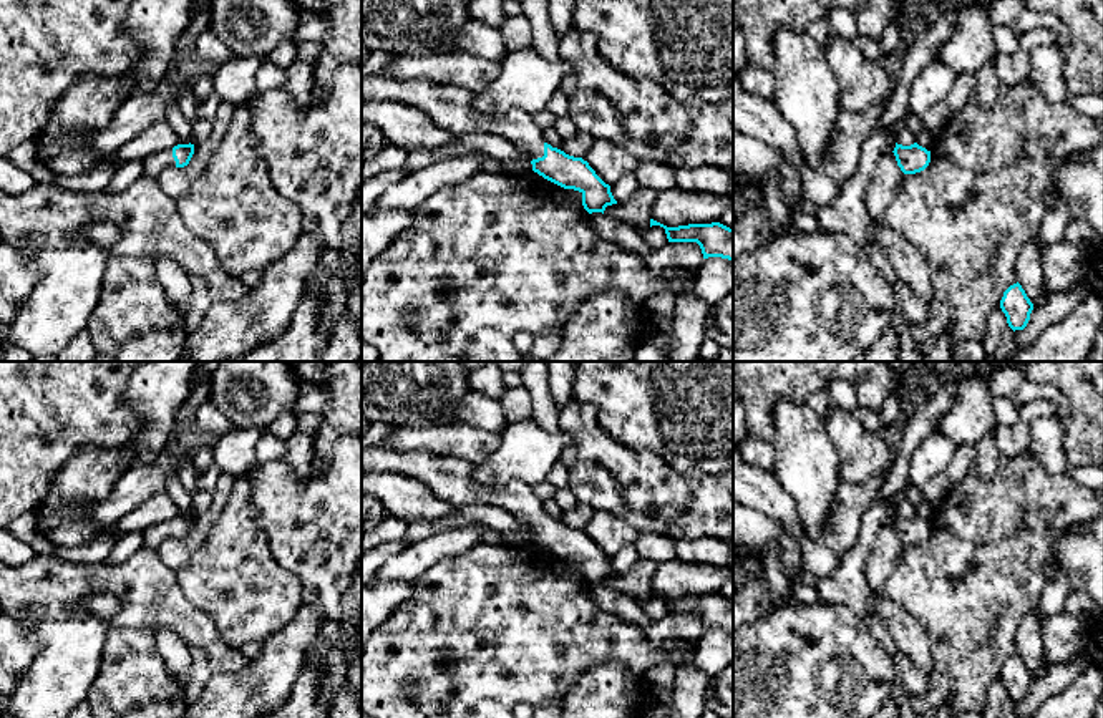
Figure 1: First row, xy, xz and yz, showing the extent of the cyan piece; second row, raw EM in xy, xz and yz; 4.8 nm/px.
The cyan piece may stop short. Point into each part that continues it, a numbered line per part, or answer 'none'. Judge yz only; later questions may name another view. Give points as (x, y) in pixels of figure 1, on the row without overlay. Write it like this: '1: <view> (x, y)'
none

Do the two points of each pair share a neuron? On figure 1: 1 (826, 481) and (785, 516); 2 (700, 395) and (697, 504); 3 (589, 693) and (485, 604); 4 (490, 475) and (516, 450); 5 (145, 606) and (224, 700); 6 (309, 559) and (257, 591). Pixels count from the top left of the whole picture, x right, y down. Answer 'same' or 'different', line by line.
1: different
2: different
3: different
4: same
5: different
6: different

